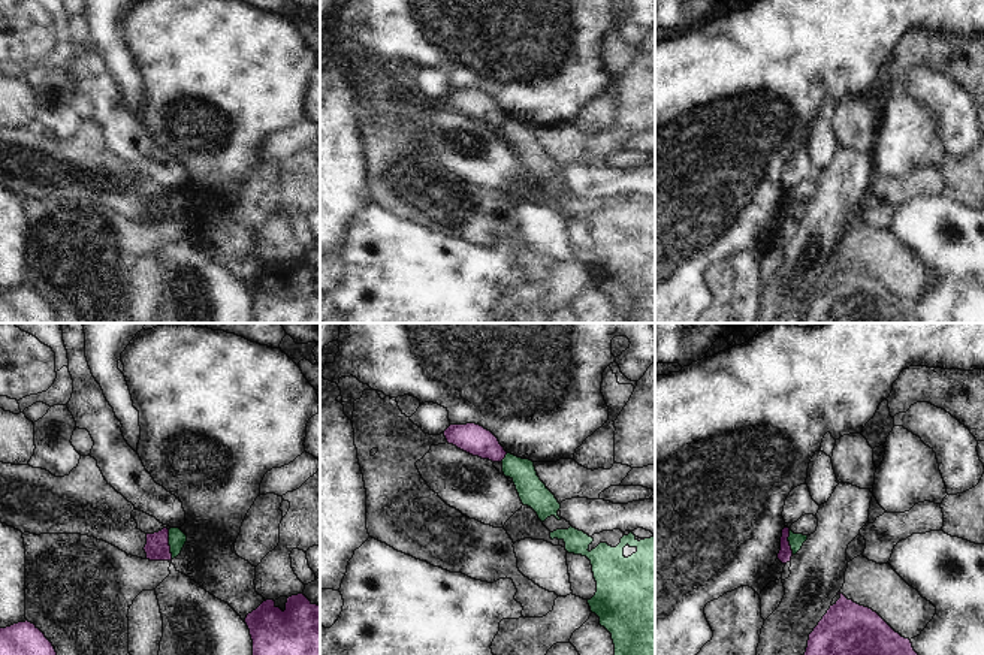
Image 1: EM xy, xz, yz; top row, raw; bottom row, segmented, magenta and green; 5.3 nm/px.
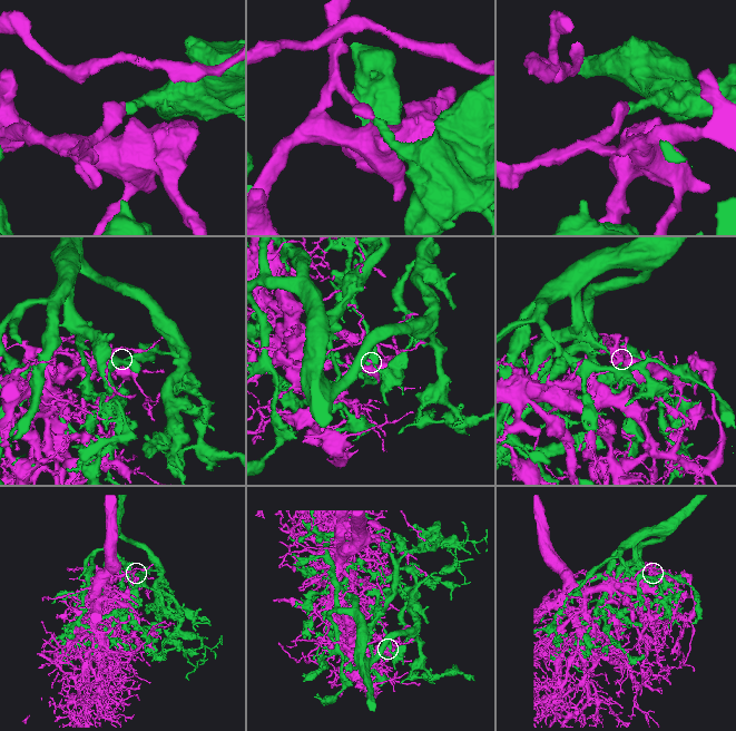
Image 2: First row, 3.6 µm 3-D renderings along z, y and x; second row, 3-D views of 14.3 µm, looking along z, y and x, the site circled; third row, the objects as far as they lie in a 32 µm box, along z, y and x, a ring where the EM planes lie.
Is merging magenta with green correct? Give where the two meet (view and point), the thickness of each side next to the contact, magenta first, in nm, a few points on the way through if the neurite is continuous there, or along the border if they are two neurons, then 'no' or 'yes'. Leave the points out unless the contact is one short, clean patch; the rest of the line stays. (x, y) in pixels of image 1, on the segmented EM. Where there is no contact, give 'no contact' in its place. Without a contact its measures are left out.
xy (168, 545) | 130/100 nm | no

